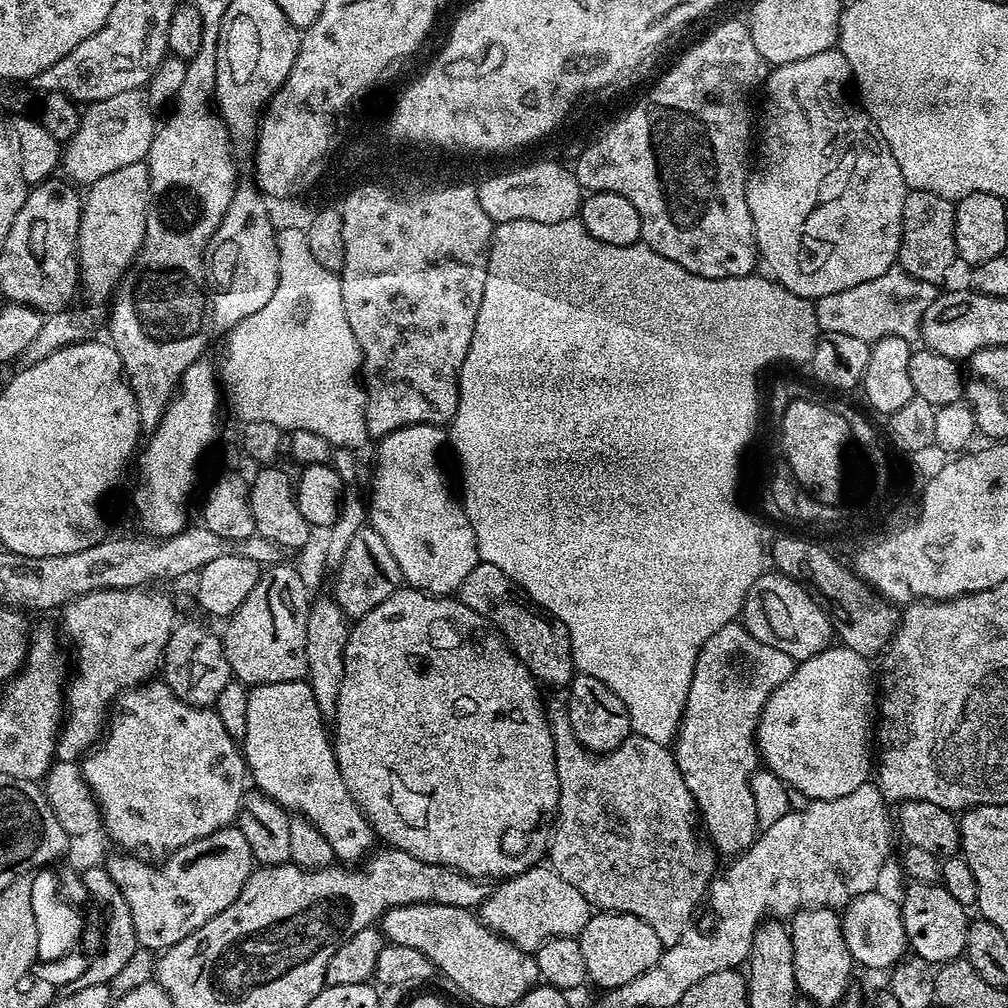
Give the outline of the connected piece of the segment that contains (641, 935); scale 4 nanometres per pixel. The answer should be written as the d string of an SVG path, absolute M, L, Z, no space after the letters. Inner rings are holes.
M601 912L589 915L586 926L579 934L582 946L582 959L586 962L588 980L596 983L600 990L611 990L626 986L630 978L638 978L654 962L658 962L662 945L658 934L646 922L621 912Z

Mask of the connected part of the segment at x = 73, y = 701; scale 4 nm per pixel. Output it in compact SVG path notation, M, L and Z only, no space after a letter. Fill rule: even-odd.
M156 586L106 588L79 596L63 605L64 632L76 643L76 673L66 684L66 715L56 740L56 760L79 761L100 743L106 731L106 717L117 696L157 675L164 659L166 642L178 623L176 604Z

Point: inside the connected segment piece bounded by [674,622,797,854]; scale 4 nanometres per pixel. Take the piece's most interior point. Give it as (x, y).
(716, 750)

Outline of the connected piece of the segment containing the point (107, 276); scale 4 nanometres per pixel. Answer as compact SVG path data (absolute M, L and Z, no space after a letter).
M144 162L122 166L122 170L114 170L114 174L106 174L106 178L98 178L94 183L87 185L86 195L83 197L80 210L76 258L80 265L80 284L83 291L85 288L92 295L94 303L100 304L104 299L105 303L117 291L118 285L125 279L126 273L139 257L140 249L144 246L148 199L151 196L150 174L148 173L148 165Z

